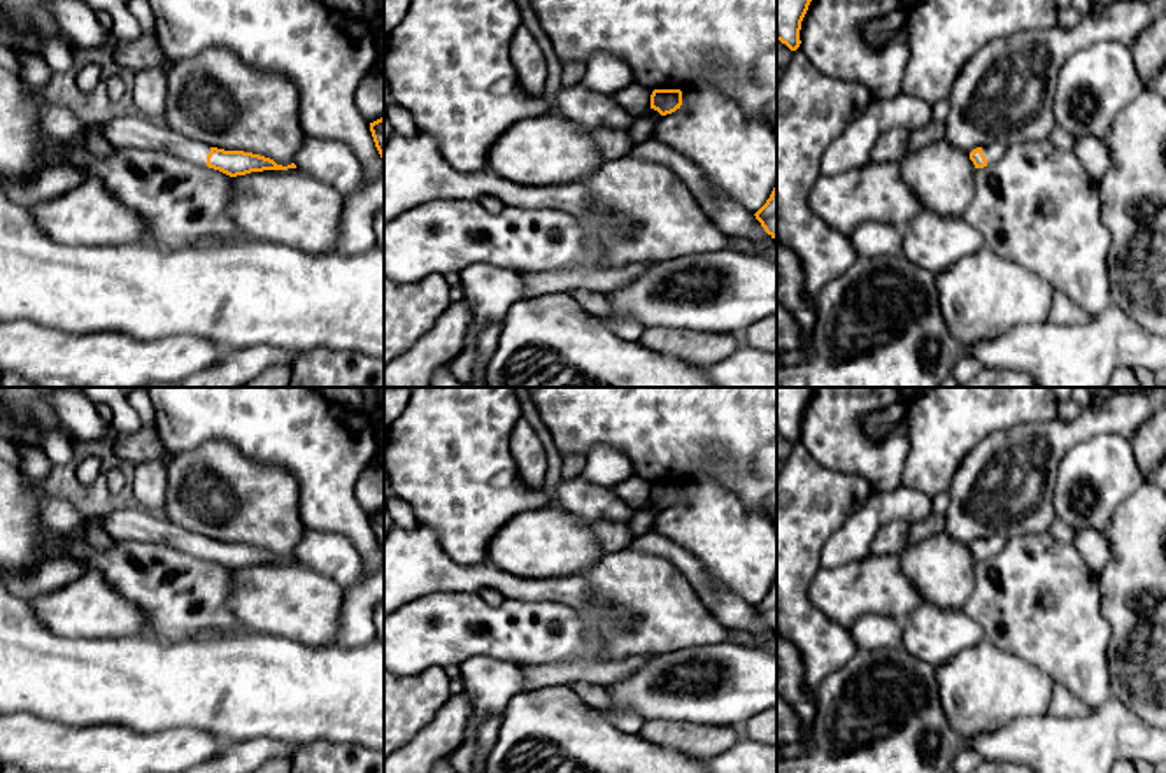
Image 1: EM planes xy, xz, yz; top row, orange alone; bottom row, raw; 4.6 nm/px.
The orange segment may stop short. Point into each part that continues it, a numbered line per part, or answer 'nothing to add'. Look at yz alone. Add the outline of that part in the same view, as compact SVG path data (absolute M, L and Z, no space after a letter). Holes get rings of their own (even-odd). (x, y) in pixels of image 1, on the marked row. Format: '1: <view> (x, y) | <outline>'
1: yz (993, 151) | M999 144L982 145L987 165L996 163L1003 156L1003 151L1005 149Z

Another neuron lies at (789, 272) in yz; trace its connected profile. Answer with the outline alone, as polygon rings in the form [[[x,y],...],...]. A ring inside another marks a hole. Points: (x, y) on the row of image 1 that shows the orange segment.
[[[777,240],[777,301],[796,319],[803,340],[787,352],[777,354],[780,366],[798,365],[808,356],[808,342],[817,319],[817,303],[805,298],[800,258]]]

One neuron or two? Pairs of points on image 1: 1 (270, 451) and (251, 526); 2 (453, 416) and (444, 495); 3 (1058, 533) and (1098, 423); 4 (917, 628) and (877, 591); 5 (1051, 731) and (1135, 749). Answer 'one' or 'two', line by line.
1: two
2: one
3: two
4: two
5: one

